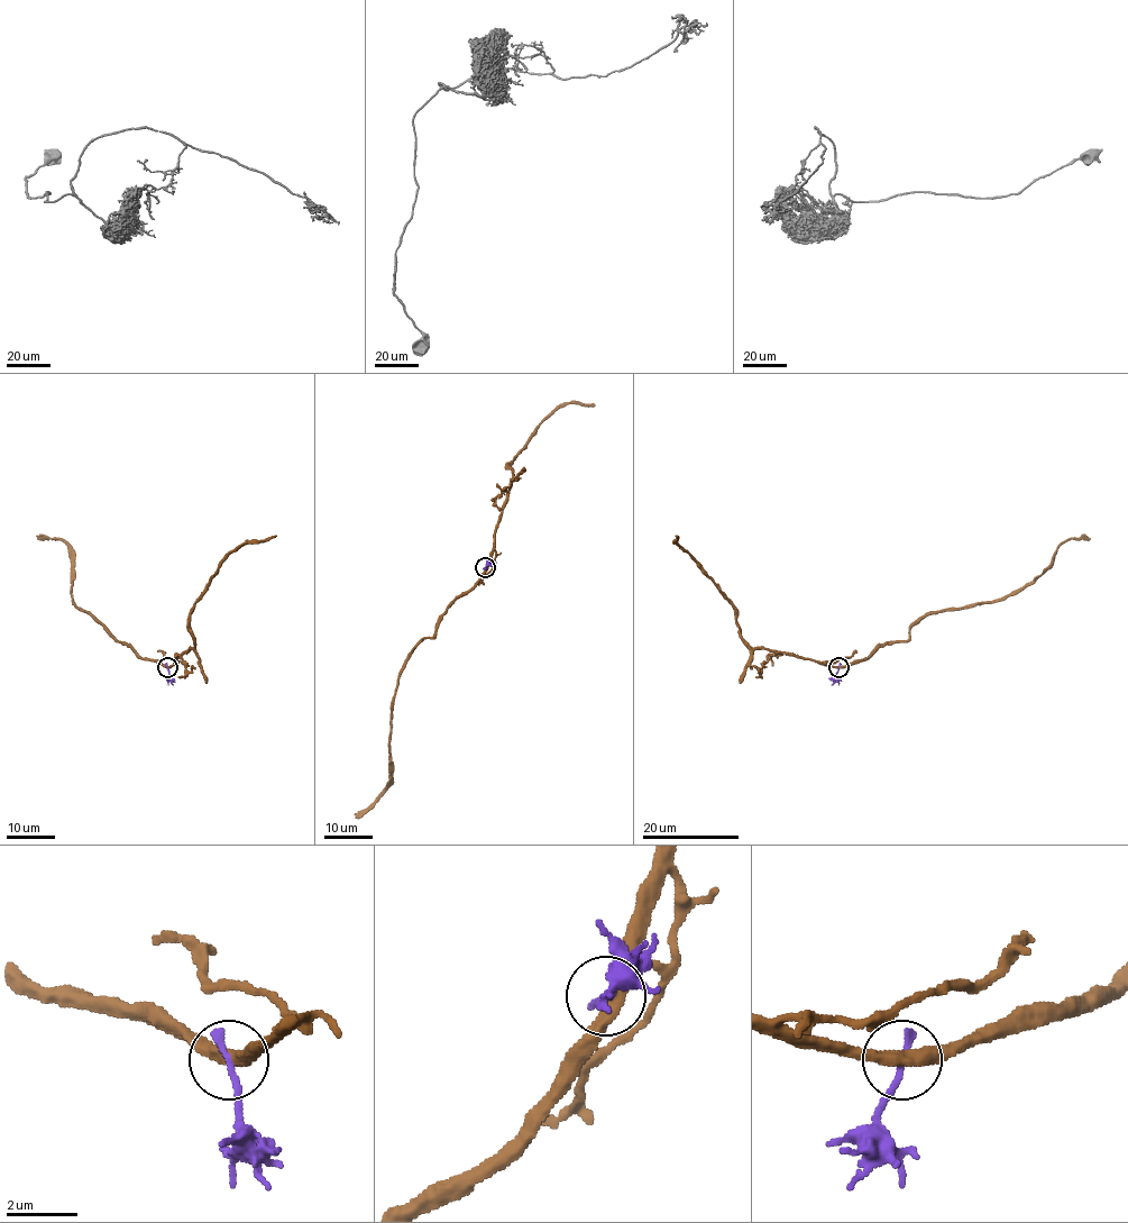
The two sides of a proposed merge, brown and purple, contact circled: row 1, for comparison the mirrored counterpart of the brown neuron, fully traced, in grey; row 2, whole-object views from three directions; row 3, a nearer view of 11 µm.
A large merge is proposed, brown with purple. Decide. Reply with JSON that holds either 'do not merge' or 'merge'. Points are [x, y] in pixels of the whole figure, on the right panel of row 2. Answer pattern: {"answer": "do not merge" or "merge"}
{"answer": "do not merge"}

